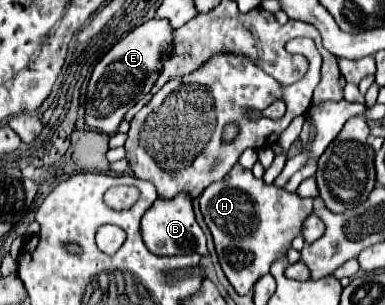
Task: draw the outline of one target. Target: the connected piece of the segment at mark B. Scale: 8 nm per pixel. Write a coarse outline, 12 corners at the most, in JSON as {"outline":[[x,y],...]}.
{"outline":[[184,192],[156,202],[141,219],[158,256],[206,254],[206,236]]}

